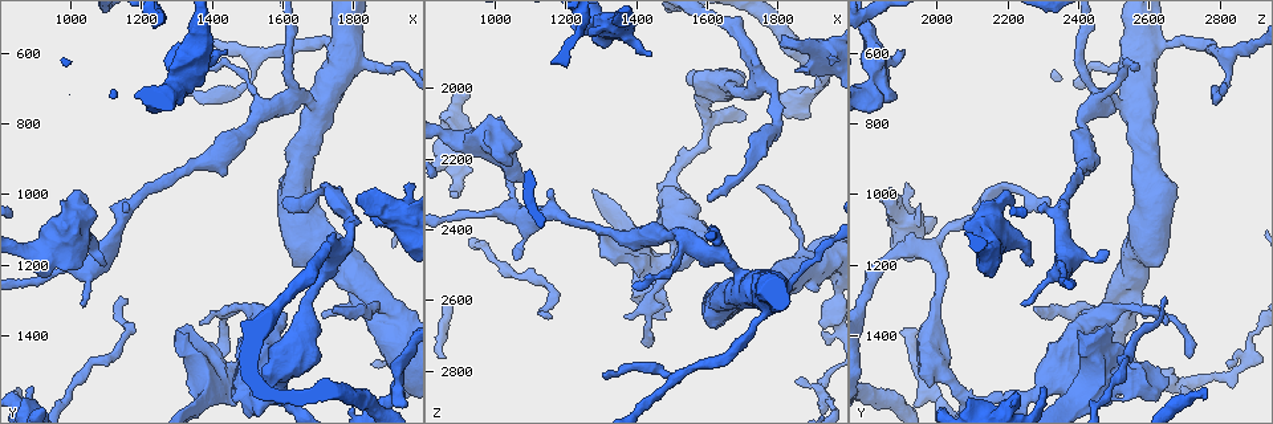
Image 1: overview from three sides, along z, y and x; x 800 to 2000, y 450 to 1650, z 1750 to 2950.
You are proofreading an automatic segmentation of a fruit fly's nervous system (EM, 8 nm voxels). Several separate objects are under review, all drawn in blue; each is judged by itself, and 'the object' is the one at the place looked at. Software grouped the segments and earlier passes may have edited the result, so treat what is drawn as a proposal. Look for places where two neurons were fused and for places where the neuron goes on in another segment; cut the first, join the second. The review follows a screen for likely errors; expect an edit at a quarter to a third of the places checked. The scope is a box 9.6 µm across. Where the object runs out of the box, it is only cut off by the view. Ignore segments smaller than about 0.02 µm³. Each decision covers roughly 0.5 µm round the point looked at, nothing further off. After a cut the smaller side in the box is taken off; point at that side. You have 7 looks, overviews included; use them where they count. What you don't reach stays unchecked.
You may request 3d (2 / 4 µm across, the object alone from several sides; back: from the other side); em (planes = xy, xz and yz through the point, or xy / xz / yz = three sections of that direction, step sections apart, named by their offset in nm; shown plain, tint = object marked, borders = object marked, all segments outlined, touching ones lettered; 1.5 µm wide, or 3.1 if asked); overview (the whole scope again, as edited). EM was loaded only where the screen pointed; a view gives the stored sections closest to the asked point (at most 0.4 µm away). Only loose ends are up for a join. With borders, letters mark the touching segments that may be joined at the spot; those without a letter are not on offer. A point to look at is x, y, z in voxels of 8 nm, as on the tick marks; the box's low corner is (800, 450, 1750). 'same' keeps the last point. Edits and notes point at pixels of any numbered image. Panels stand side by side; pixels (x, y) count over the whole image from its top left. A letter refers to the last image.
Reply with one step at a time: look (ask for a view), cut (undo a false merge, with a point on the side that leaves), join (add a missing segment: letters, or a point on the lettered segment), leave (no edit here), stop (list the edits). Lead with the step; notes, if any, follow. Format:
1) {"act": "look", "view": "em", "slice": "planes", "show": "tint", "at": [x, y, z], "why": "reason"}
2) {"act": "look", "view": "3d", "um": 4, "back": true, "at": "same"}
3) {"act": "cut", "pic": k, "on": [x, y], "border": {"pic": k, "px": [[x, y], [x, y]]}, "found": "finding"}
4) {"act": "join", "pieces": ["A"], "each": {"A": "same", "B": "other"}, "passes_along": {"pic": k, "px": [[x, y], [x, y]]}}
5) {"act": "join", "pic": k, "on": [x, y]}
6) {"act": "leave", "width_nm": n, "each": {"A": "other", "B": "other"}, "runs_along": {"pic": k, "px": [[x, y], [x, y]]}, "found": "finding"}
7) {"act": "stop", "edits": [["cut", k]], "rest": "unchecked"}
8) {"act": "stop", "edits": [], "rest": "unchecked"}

{"act": "look", "view": "3d", "um": 4, "at": [1150, 1290, 2650], "why": "thin end"}

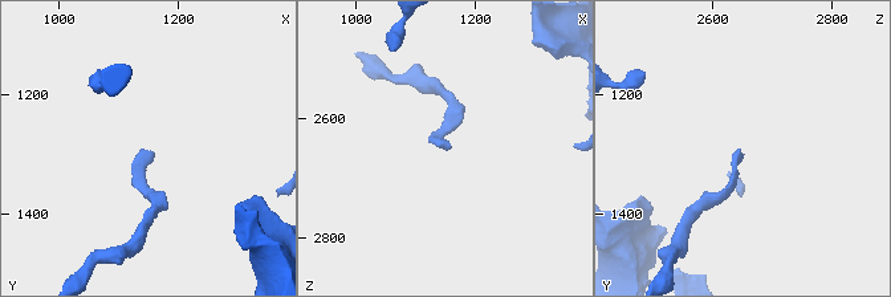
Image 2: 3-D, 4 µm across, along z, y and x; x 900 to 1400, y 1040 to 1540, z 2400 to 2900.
{"act": "look", "view": "em", "slice": "xz", "step": 8, "show": "borders", "at": [1160, 1290, 2645], "why": "now the EM"}

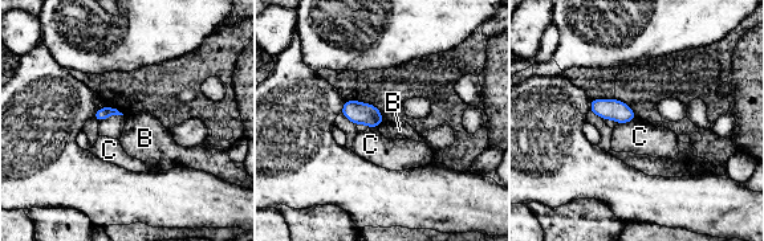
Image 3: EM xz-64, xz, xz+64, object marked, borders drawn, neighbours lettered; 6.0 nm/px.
{"act": "look", "view": "em", "slice": "planes", "show": "borders", "at": "same"}

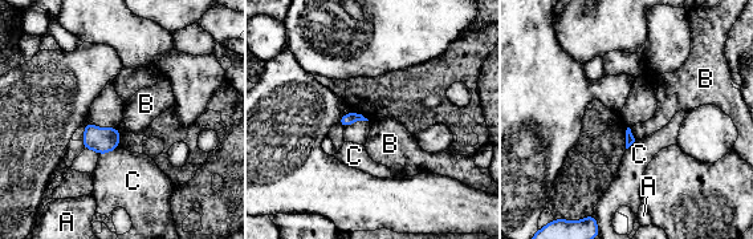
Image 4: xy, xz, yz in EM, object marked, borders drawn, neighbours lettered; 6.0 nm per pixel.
{"act": "leave", "each": {"A": "other", "B": "other", "C": "other"}, "border": {"pic": 4, "px": [[629, 128], [635, 140]]}, "found": "no lettered segment goes on from it"}

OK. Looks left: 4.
{"act": "look", "view": "em", "slice": "xy", "step": 4, "show": "borders", "at": [1740, 1330, 2280], "why": "branch stops here"}

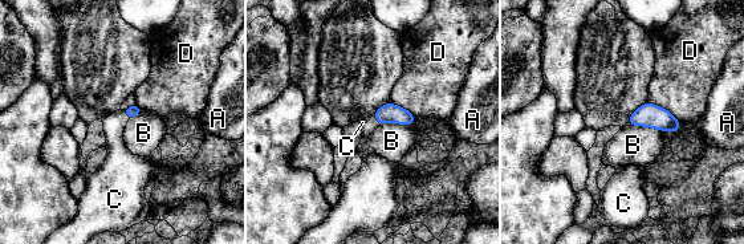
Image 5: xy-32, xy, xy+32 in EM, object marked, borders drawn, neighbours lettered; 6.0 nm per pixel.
{"act": "join", "pieces": ["C"], "each": {"A": "other", "B": "other", "C": "same", "D": "other"}, "found": "it goes on there"}

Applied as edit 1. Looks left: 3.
{"act": "look", "view": "3d", "um": 2, "at": [1810, 1010, 1850], "why": "free end"}

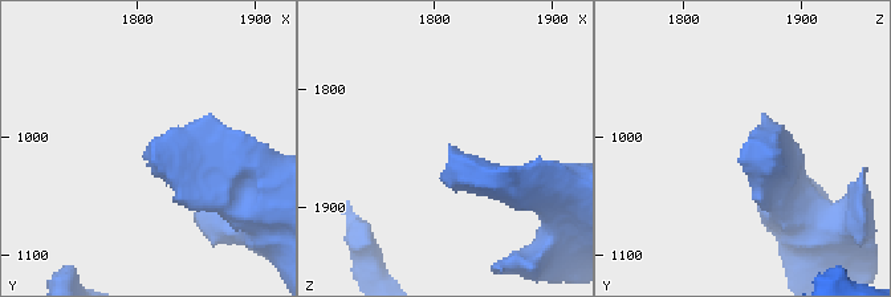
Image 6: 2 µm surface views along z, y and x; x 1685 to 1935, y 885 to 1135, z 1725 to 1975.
{"act": "look", "view": "em", "slice": "planes", "show": "plain", "at": [1812, 1010, 1850], "why": "shape alone is not enough"}

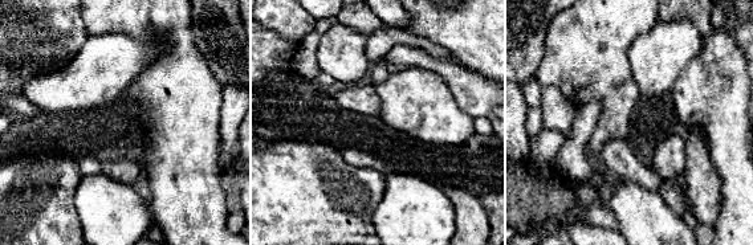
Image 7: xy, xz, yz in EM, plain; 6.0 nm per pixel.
{"act": "look", "view": "em", "slice": "planes", "show": "borders", "at": "same"}

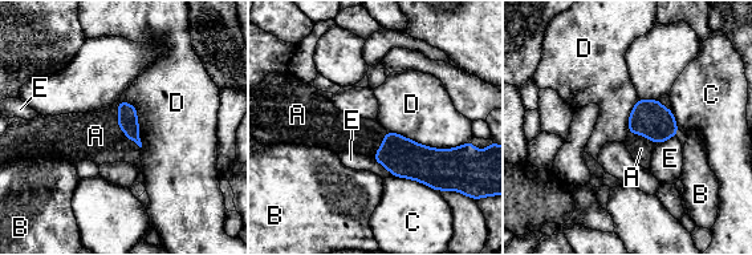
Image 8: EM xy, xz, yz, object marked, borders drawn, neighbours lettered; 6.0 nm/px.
{"act": "join", "pieces": ["A"], "each": {"A": "same", "B": "other", "C": "other", "D": "other", "E": "other"}, "found": "it goes on there"}

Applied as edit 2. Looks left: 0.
{"act": "stop", "edits": [["join", 5], ["join", 8]], "rest": "unchecked"}

